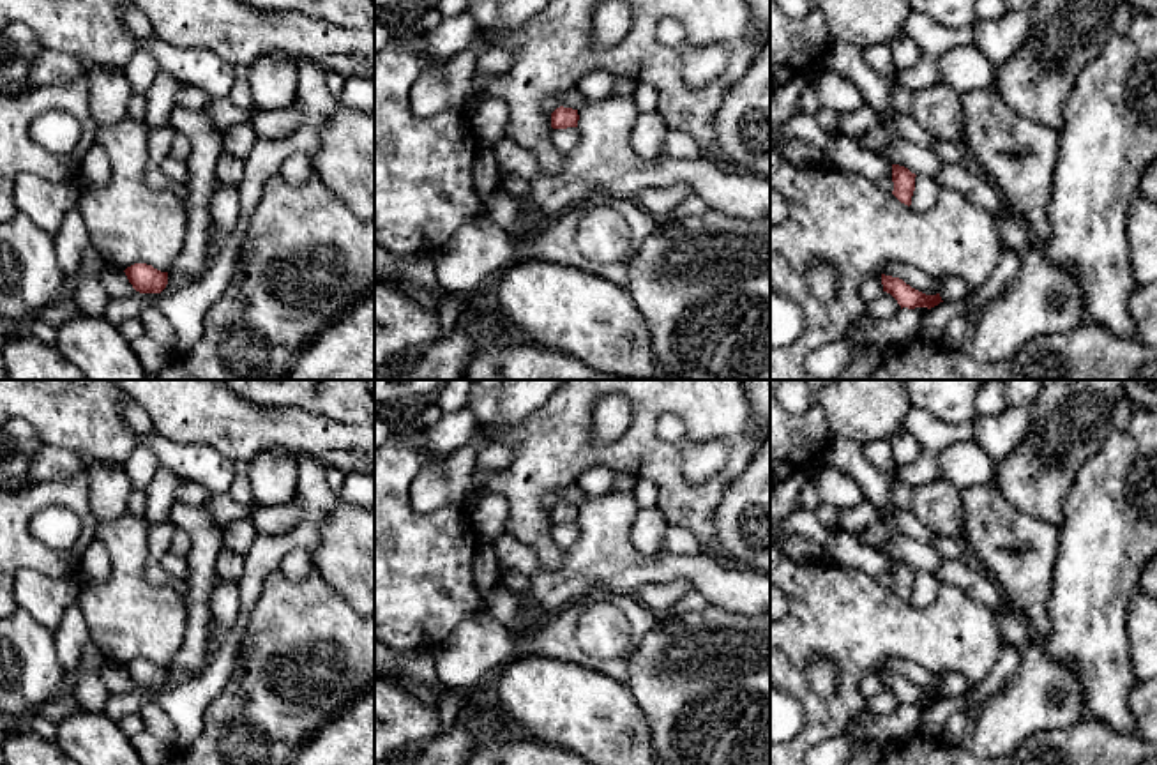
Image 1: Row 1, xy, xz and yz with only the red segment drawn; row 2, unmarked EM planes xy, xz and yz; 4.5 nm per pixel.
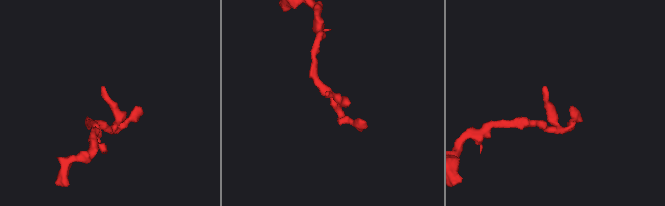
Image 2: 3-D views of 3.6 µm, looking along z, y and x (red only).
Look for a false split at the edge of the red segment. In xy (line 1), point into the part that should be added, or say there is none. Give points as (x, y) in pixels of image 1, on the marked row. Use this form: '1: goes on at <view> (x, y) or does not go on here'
1: does not go on here

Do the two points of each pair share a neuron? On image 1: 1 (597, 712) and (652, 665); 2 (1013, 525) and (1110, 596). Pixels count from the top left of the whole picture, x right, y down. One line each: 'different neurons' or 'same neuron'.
1: different neurons
2: different neurons

